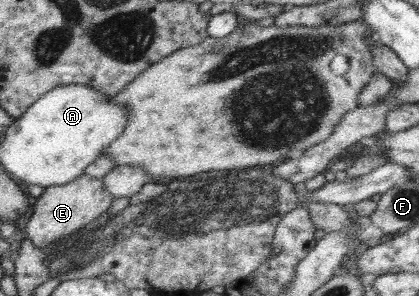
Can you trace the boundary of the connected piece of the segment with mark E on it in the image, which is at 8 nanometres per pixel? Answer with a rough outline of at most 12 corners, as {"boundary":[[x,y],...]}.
{"boundary":[[82,174],[35,198],[23,231],[34,247],[106,214],[113,195]]}

